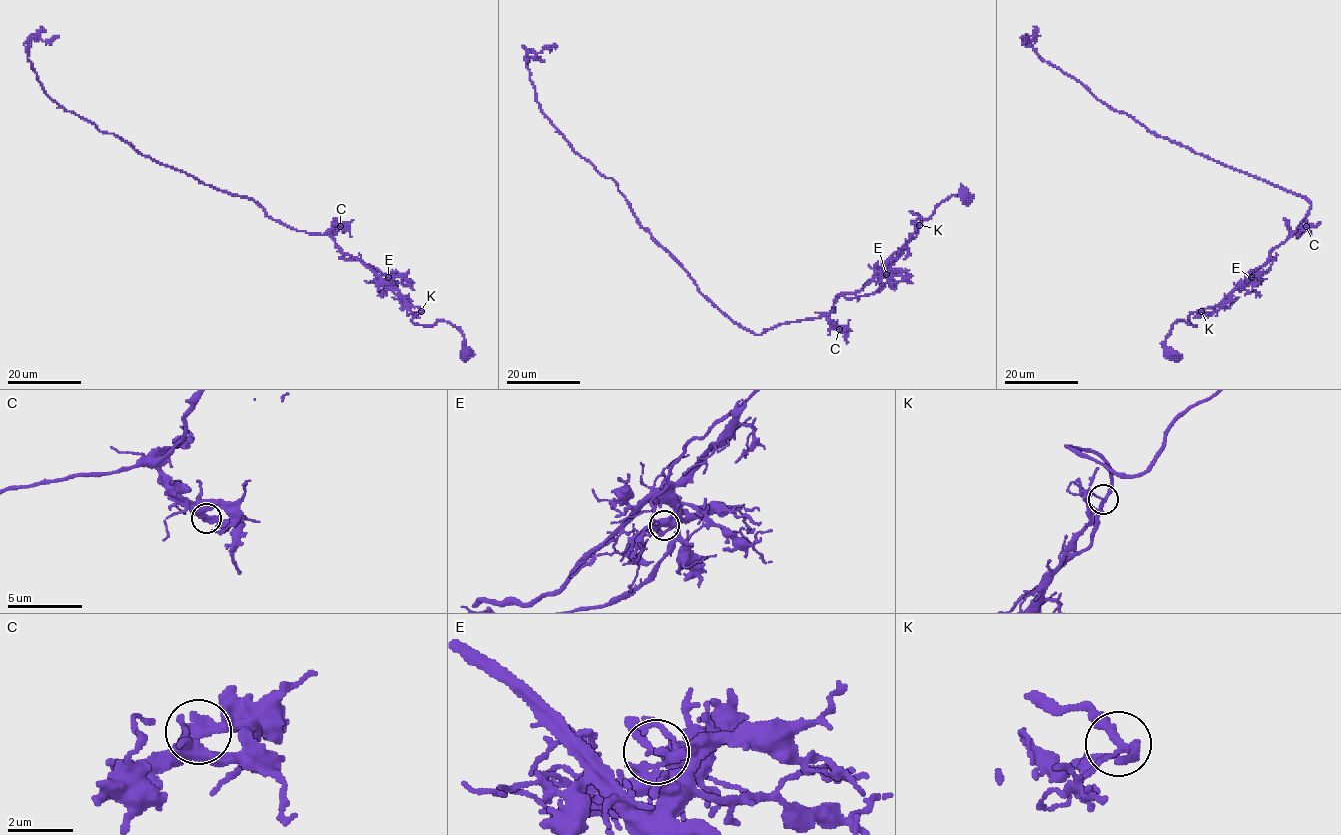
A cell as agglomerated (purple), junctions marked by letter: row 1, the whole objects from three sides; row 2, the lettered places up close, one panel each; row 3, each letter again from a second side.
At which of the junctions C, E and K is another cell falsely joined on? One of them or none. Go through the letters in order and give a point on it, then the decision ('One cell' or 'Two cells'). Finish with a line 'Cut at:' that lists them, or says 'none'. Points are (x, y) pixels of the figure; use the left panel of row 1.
C: Place: (340, 226). One cell
E: Place: (388, 277). One cell
K: Place: (421, 311). One cell
Cut at: none

